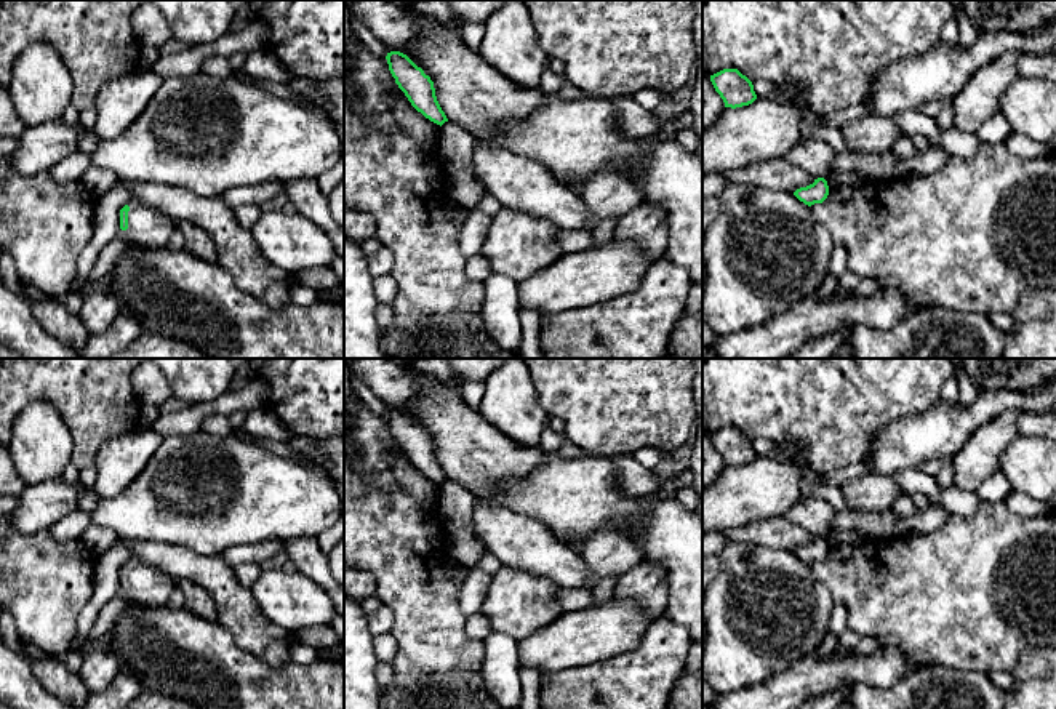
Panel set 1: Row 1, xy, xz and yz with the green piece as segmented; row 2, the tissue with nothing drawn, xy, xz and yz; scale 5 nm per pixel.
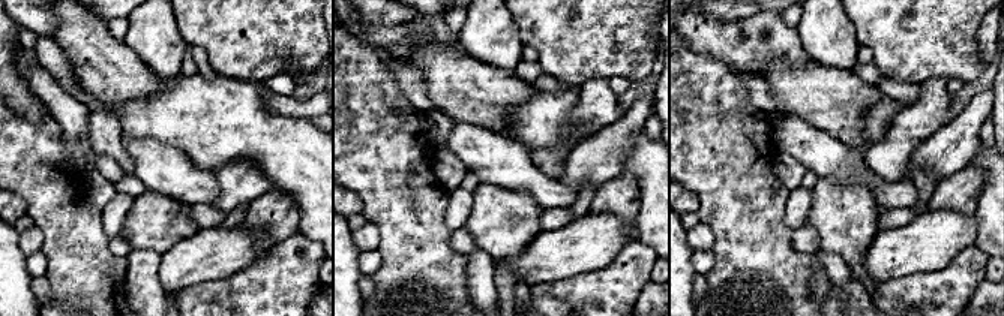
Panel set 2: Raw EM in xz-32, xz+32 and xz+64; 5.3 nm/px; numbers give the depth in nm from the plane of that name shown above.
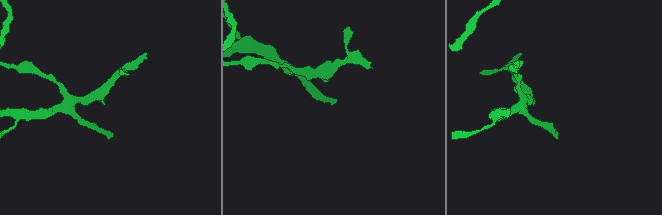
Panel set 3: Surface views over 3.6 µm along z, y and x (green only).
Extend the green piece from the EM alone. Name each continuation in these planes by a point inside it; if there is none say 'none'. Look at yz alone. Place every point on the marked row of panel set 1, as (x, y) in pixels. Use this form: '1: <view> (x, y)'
none

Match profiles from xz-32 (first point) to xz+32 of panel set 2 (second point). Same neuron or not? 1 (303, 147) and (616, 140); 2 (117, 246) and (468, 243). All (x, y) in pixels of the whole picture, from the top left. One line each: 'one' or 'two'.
1: two
2: one

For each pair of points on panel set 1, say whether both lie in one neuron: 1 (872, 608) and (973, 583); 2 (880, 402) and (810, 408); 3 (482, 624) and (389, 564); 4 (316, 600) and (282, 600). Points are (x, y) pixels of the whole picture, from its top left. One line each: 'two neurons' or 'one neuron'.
1: one neuron
2: one neuron
3: two neurons
4: one neuron

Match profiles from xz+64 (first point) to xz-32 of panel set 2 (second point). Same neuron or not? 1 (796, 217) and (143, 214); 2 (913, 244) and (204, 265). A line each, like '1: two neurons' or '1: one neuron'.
1: two neurons
2: one neuron

